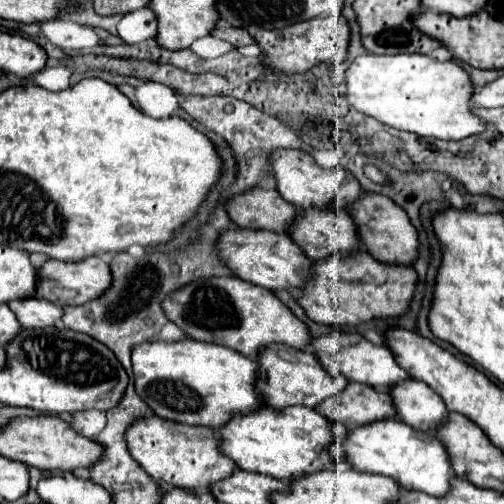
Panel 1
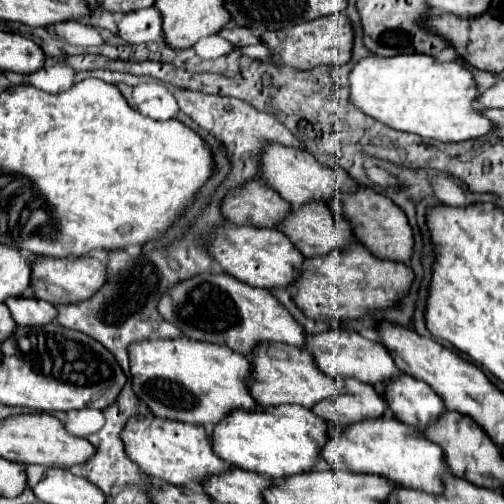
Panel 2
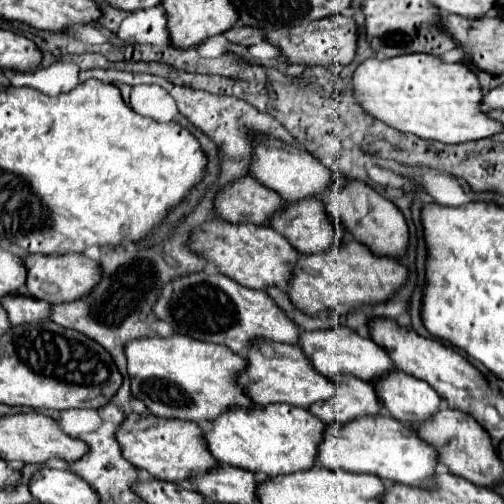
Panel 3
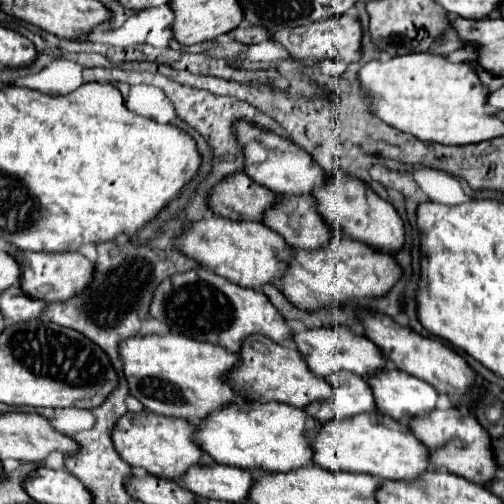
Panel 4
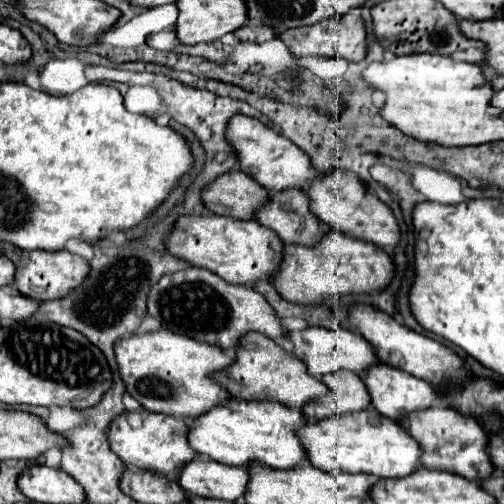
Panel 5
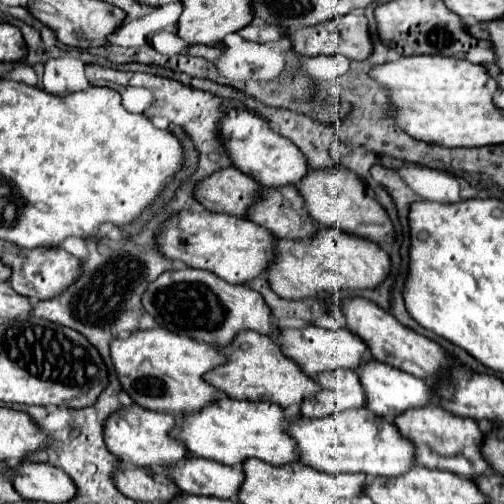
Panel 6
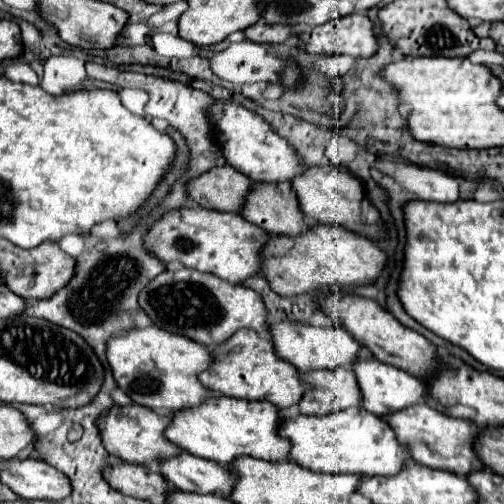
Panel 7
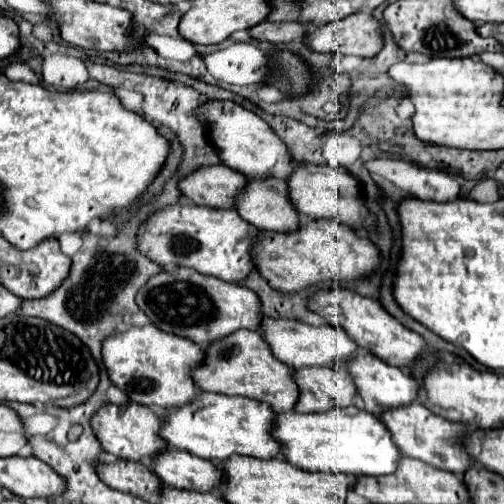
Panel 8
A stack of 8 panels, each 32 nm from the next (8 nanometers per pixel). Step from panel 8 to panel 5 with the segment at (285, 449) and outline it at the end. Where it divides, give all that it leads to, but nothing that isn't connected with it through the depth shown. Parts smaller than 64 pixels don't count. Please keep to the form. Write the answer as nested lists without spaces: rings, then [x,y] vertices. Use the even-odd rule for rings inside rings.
[[[374,410],[354,412],[352,416],[332,416],[328,420],[306,420],[302,428],[296,430],[302,448],[306,450],[306,460],[324,472],[364,472],[378,478],[402,478],[412,474],[420,466],[420,446],[410,438],[402,426],[386,416],[380,416]]]

